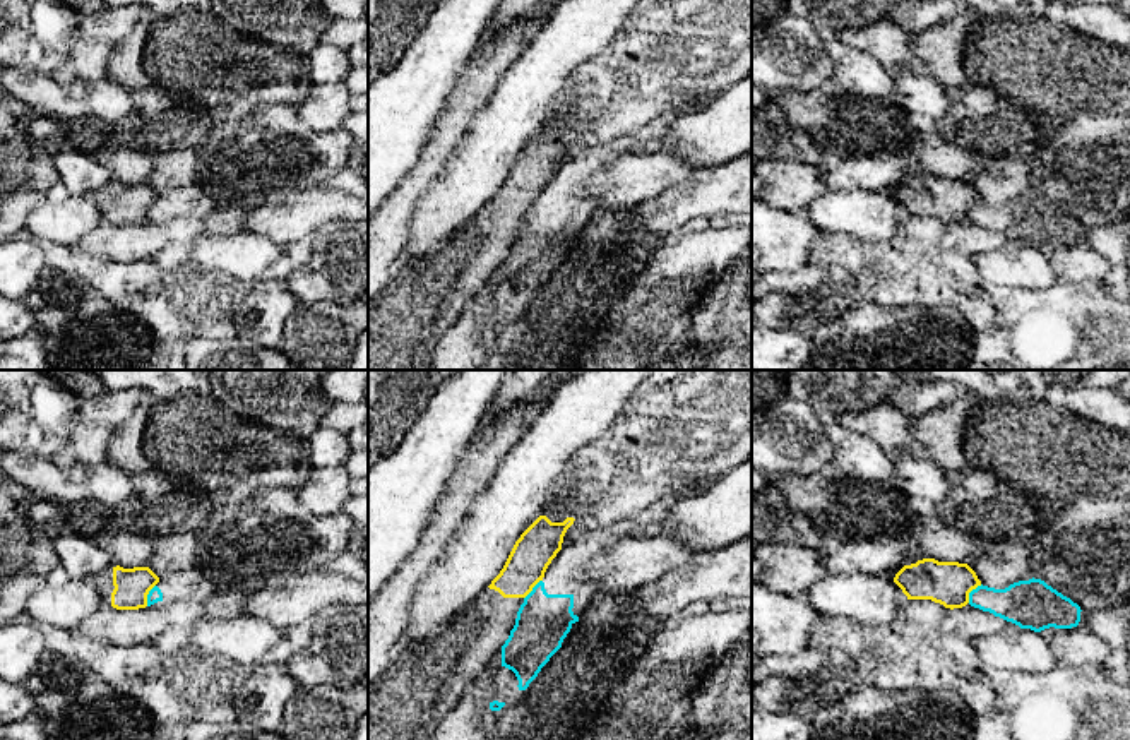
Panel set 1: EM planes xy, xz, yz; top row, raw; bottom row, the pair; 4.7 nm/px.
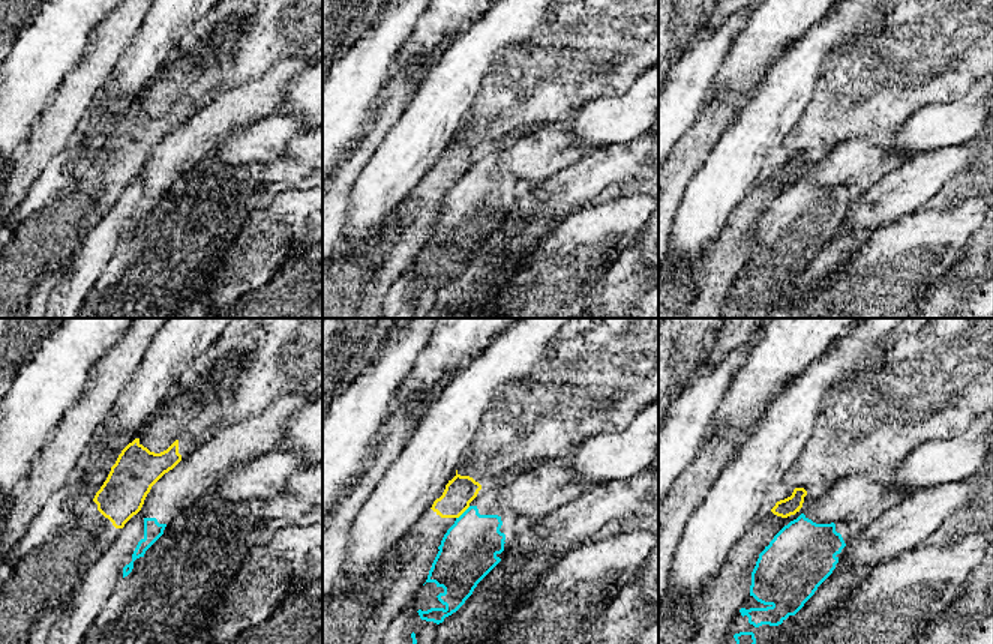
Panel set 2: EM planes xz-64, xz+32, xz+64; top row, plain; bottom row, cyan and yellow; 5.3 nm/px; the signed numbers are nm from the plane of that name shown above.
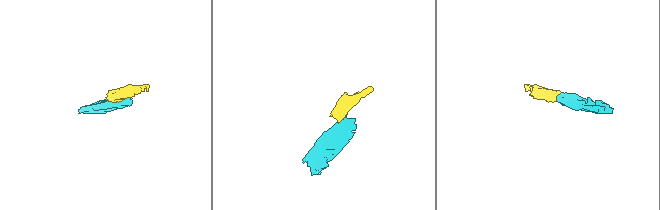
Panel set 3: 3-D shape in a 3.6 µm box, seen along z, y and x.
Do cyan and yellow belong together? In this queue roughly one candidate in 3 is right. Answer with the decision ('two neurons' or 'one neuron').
two neurons

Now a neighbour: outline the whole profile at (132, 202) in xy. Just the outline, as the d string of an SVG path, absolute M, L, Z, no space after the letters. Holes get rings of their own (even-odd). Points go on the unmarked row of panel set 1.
M110 180L94 192L101 219L116 226L139 226L147 223L149 207L159 194L149 183L123 185Z

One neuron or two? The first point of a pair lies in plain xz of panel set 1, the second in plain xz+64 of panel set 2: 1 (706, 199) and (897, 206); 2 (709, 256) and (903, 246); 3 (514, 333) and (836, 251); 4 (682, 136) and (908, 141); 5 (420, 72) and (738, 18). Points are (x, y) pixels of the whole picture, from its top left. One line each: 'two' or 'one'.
1: one
2: one
3: one
4: one
5: one

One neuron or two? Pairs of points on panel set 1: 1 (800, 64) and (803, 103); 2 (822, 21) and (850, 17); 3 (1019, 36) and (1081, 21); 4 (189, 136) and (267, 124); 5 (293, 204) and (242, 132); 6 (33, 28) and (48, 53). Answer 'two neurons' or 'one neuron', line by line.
1: two neurons
2: one neuron
3: two neurons
4: one neuron
5: two neurons
6: one neuron

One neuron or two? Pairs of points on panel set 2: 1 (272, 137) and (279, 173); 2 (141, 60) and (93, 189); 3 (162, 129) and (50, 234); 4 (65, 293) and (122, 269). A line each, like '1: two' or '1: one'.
1: two
2: two
3: one
4: two

